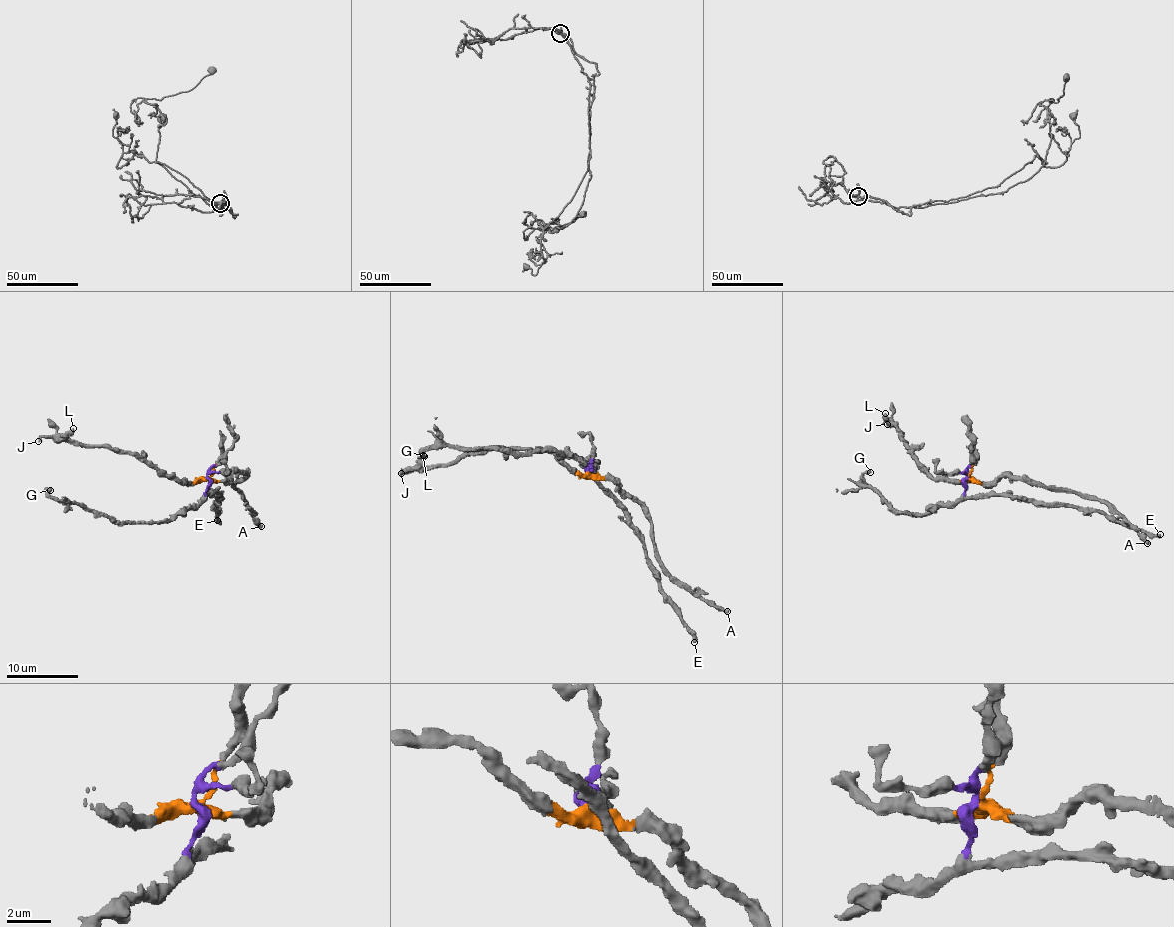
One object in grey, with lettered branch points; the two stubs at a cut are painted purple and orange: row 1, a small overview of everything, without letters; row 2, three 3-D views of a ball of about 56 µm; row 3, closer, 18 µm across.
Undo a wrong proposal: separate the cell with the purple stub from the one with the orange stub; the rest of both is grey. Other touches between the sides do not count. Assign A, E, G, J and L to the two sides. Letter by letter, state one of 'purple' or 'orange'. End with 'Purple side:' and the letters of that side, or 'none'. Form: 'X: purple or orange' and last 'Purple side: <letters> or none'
A: orange
E: purple
G: purple
J: orange
L: orange
Purple side: E, G

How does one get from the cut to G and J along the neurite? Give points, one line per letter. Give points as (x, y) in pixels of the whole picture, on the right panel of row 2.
G: (967, 479), (961, 496), (920, 515), (899, 512), (871, 488), (865, 487), (861, 475), (871, 472)
J: (968, 479), (936, 479), (927, 475), (908, 445), (901, 440), (900, 431), (887, 419), (887, 424)

